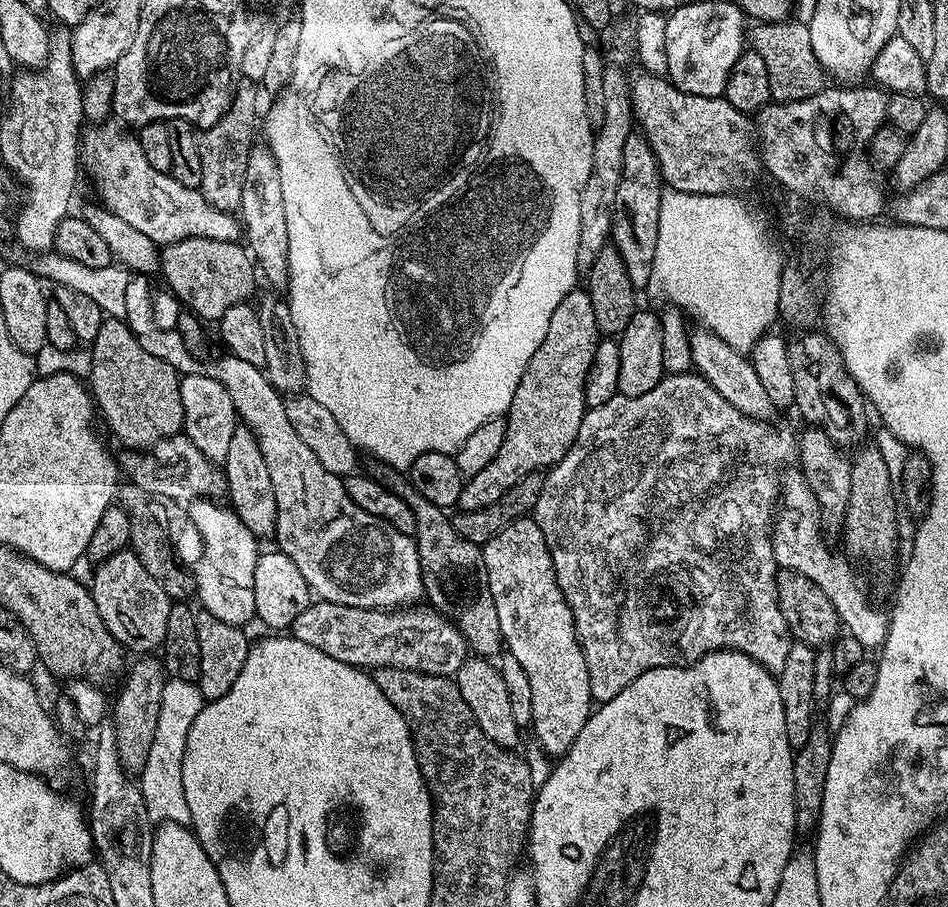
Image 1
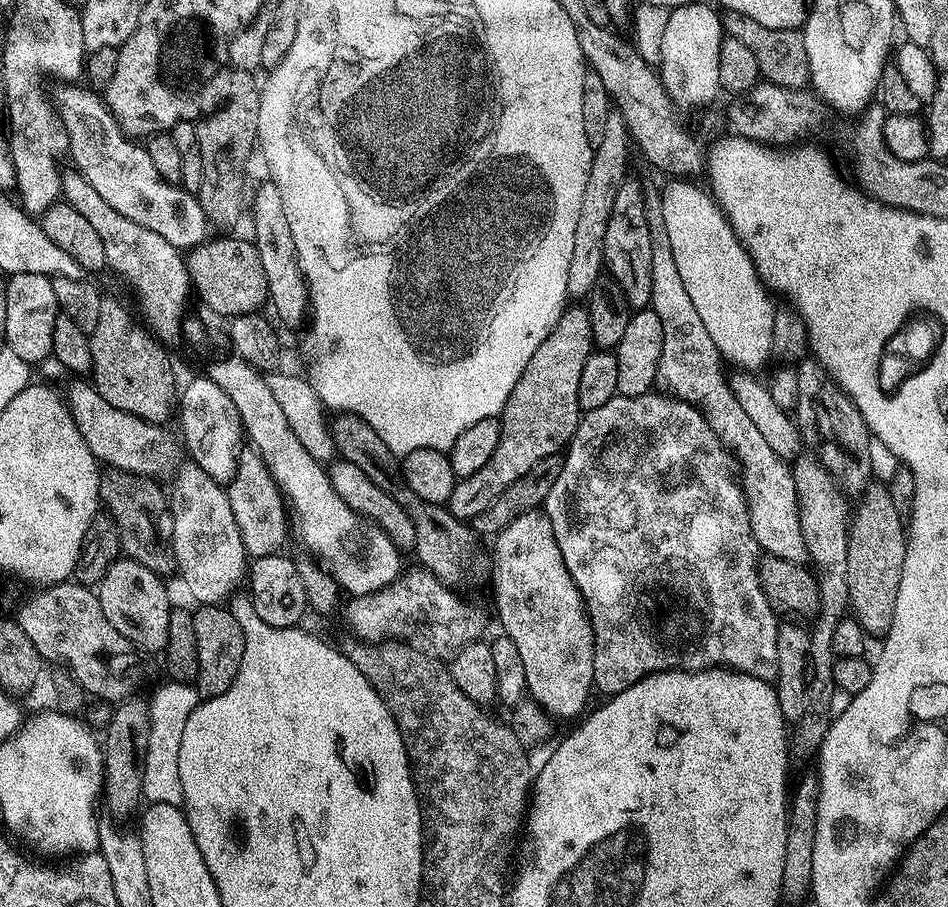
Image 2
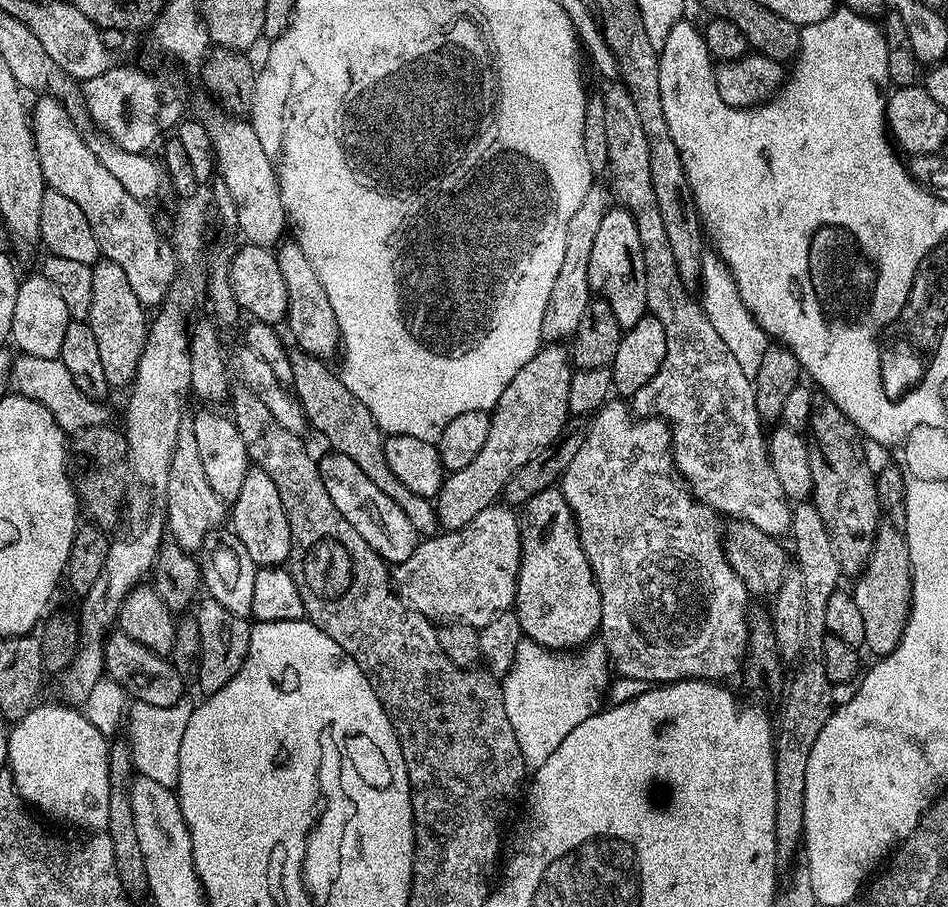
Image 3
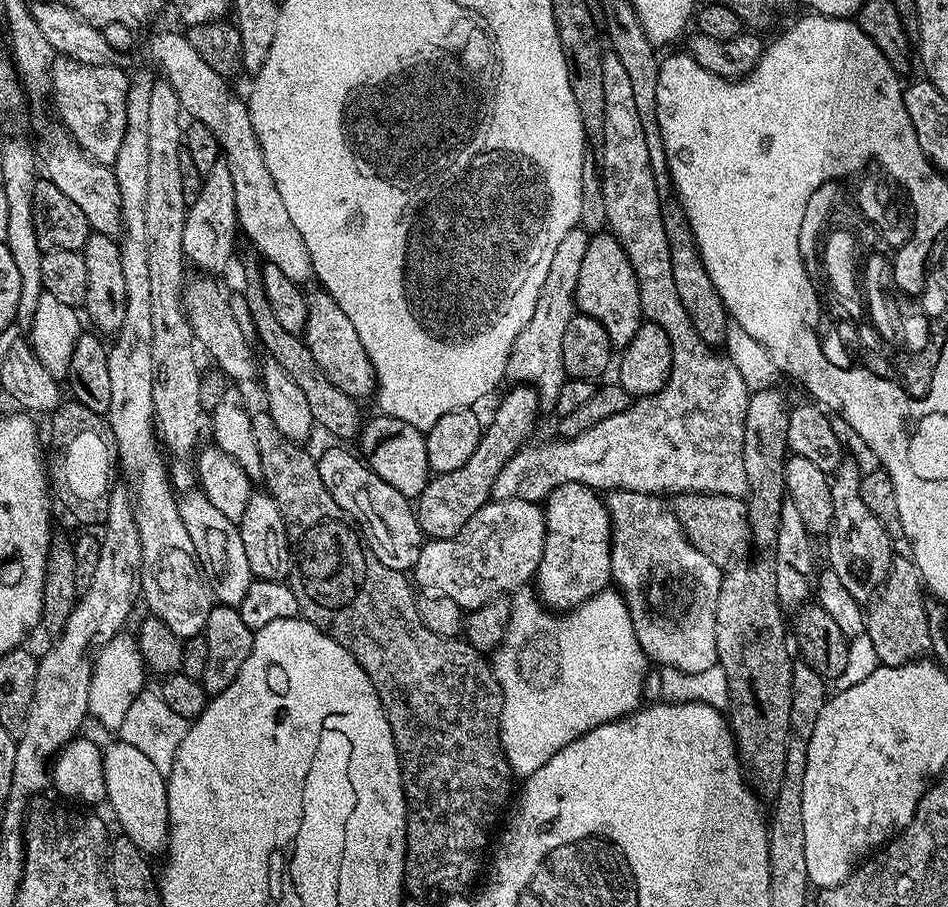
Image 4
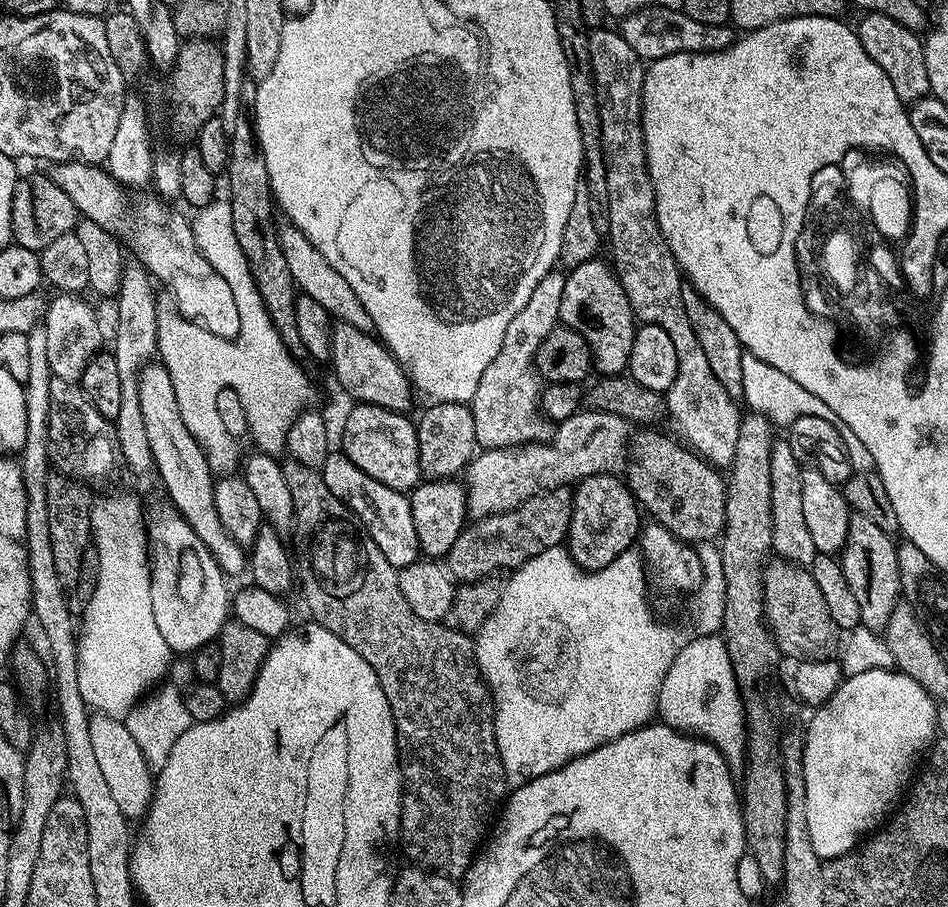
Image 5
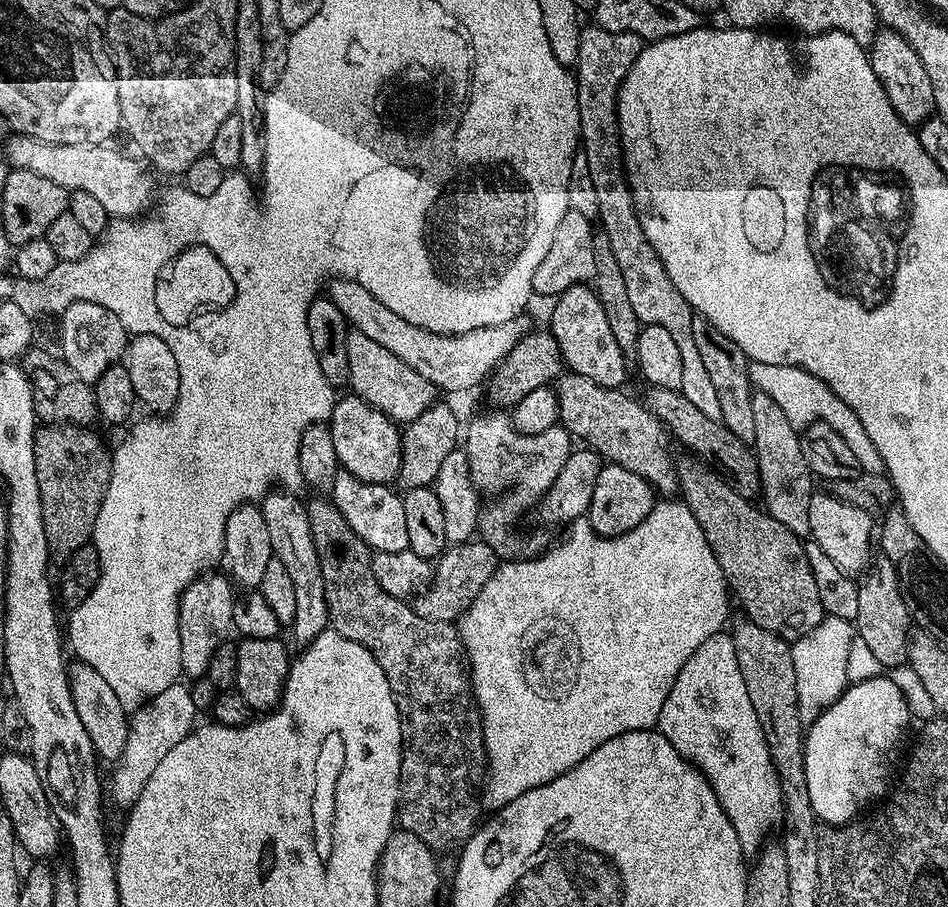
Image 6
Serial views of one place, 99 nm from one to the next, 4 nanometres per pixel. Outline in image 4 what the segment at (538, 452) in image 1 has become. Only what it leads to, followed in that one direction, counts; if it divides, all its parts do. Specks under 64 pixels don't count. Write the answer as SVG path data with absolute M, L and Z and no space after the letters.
M512 386L508 393L500 400L500 405L496 408L496 413L492 416L492 421L487 421L483 429L478 450L470 454L466 466L458 466L458 470L450 470L433 475L429 479L426 490L415 497L414 511L416 521L421 533L429 541L444 540L454 538L462 526L483 504L489 503L493 499L492 487L494 478L498 478L498 470L511 456L525 447L529 443L532 431L536 428L536 415L540 412L542 401L535 388L531 386Z

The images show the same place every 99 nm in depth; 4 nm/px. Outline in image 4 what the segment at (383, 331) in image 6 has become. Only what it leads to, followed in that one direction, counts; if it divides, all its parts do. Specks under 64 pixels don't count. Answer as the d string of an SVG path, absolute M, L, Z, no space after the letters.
M160 32L157 36L152 36L148 40L148 56L164 71L163 79L172 87L177 95L181 109L185 113L189 112L192 120L201 120L218 138L221 146L222 159L230 168L230 175L234 182L234 201L237 202L237 223L239 229L252 240L253 244L267 257L268 264L278 266L286 278L290 278L295 284L307 285L307 280L314 276L311 254L307 245L304 244L302 234L298 226L294 226L294 218L286 210L286 202L282 202L282 194L278 194L278 186L266 166L264 157L264 145L261 144L258 134L254 130L254 122L248 113L248 105L243 99L230 96L224 84L225 79L214 71L190 46L187 35L176 32Z

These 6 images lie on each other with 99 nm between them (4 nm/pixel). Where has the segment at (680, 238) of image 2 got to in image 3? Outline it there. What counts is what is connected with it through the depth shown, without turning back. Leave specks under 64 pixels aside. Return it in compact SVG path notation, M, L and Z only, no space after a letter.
M708 254L705 255L703 261L698 292L704 295L702 307L706 318L710 318L710 326L718 330L730 354L734 354L738 366L742 366L742 374L755 378L758 374L758 366L762 366L762 354L766 354L770 337L767 332L760 329L760 324L750 314L746 302L742 302L738 294L738 286L723 260L715 254Z

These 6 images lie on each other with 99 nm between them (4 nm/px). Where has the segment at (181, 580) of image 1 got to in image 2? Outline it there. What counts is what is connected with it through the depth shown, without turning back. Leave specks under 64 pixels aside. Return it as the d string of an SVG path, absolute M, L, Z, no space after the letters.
M111 468L100 474L100 503L112 517L120 535L120 547L125 557L138 561L151 572L173 571L172 510L169 497L151 476L139 476L121 468Z

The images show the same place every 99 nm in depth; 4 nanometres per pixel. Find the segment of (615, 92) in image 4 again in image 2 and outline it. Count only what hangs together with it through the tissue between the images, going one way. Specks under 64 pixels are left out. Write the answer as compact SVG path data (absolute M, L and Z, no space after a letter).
M645 187L643 191L644 209L648 211L648 225L652 239L650 242L650 266L652 267L652 303L650 307L654 310L654 314L658 314L658 319L662 322L662 358L658 362L656 384L661 393L694 405L704 416L720 443L734 457L735 463L736 460L740 463L738 483L743 491L744 501L748 504L750 530L758 542L761 553L786 558L786 562L800 564L807 557L808 551L802 542L802 526L798 518L798 498L794 490L794 478L789 461L774 450L770 450L769 444L762 439L761 432L754 426L746 410L742 408L742 402L738 402L730 383L729 373L724 373L726 364L718 346L714 338L710 338L706 325L702 323L702 317L698 315L698 310L694 306L694 298L690 298L690 293L686 291L686 285L682 282L682 274L678 274L678 265L674 262L674 250L670 248L670 238L662 216L660 188Z

